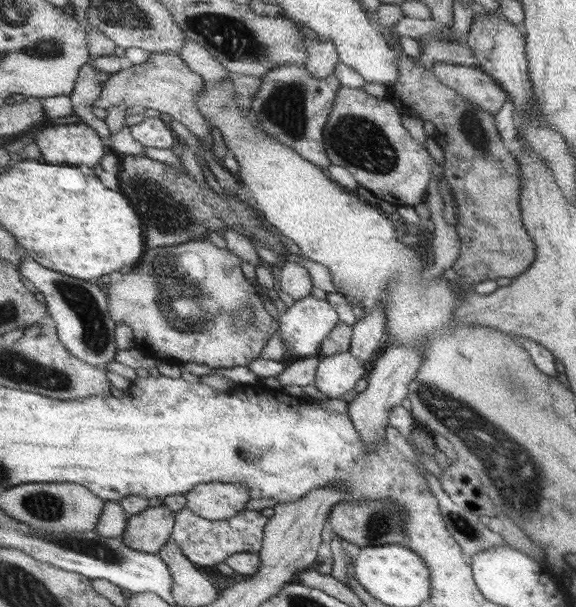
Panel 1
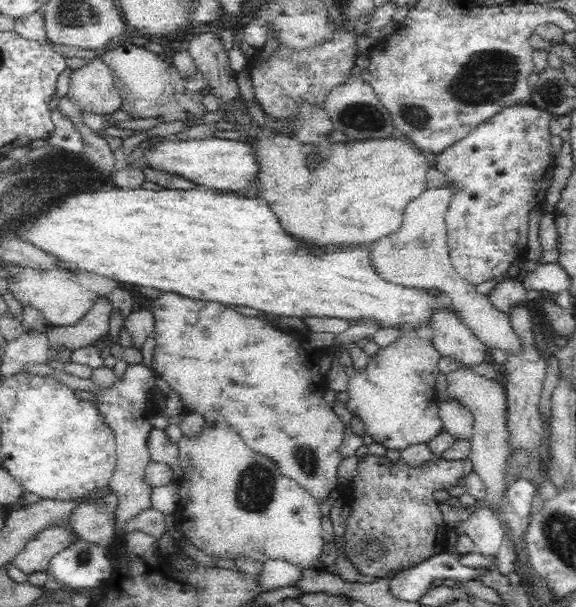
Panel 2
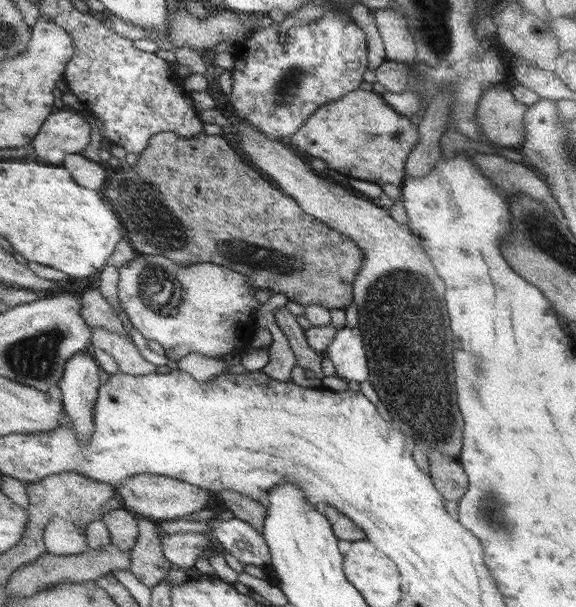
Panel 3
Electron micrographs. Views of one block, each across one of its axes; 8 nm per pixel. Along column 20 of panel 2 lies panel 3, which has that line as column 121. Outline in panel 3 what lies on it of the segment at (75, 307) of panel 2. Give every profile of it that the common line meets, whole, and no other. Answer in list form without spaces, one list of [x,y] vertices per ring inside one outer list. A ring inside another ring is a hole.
[[[137,254],[126,262],[119,268],[117,288],[119,302],[133,328],[143,338],[160,344],[164,348],[164,355],[175,362],[189,353],[213,358],[230,354],[231,350],[249,344],[251,334],[257,329],[255,314],[262,305],[253,299],[255,290],[241,273],[213,262],[178,265],[161,255]]]

